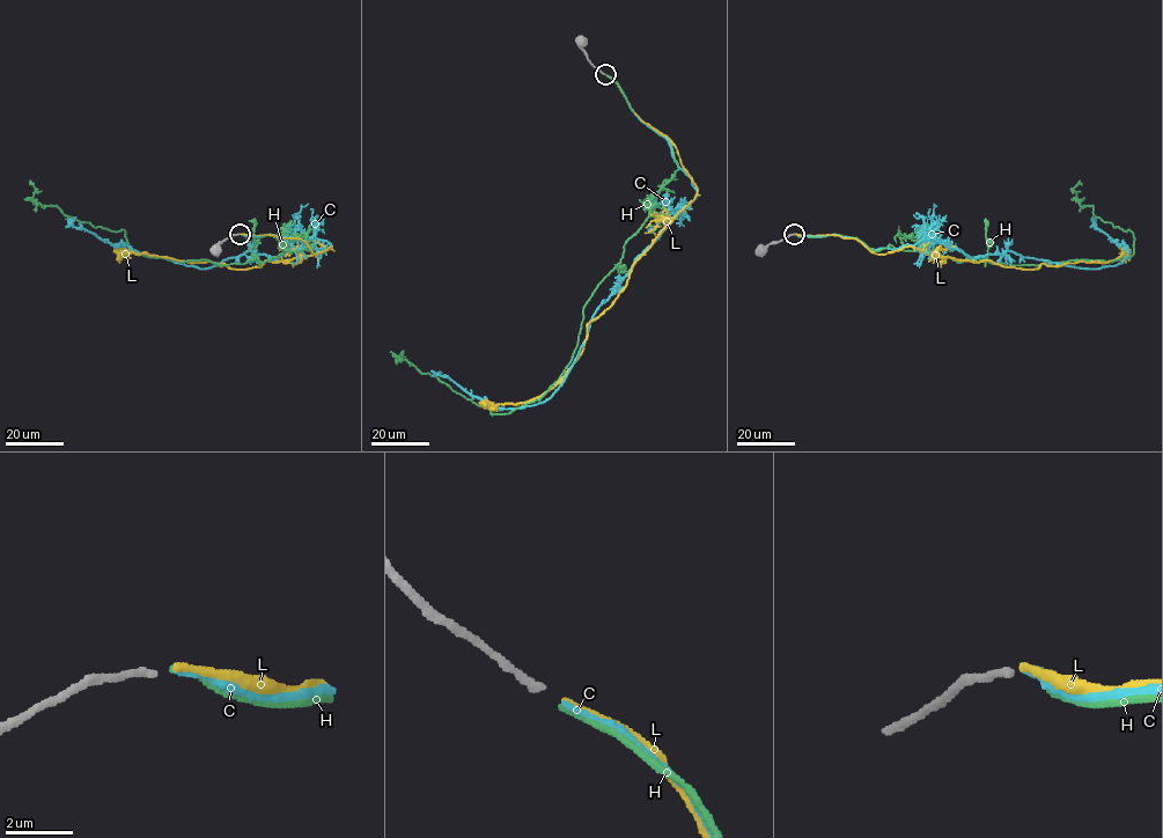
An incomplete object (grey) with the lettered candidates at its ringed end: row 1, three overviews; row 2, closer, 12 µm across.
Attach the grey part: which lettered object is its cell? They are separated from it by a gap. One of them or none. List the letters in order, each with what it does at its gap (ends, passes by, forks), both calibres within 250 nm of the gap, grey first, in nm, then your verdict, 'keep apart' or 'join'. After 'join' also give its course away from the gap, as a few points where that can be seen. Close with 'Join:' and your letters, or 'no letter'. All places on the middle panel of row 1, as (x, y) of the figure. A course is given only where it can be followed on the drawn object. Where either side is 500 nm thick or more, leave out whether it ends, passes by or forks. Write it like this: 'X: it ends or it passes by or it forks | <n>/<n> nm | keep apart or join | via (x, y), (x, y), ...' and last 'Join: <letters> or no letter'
C: it ends | 220/180 nm | join | via (606, 75), (634, 115), (668, 141), (697, 197), (602, 303), (565, 381), (547, 398), (499, 409), (441, 373)
H: it ends | 220/170 nm | keep apart
L: it ends | 220/170 nm | keep apart
Join: C

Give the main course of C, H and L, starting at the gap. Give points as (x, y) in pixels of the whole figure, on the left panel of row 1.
C: (241, 234), (331, 244), (313, 240), (272, 259), (247, 251), (199, 267), (104, 241), (75, 217)
H: (241, 234), (314, 245), (243, 264), (147, 257), (124, 229), (43, 206), (29, 184)
L: (241, 234), (301, 239), (316, 254), (332, 247), (319, 254), (233, 269), (212, 262), (122, 252), (115, 244)

